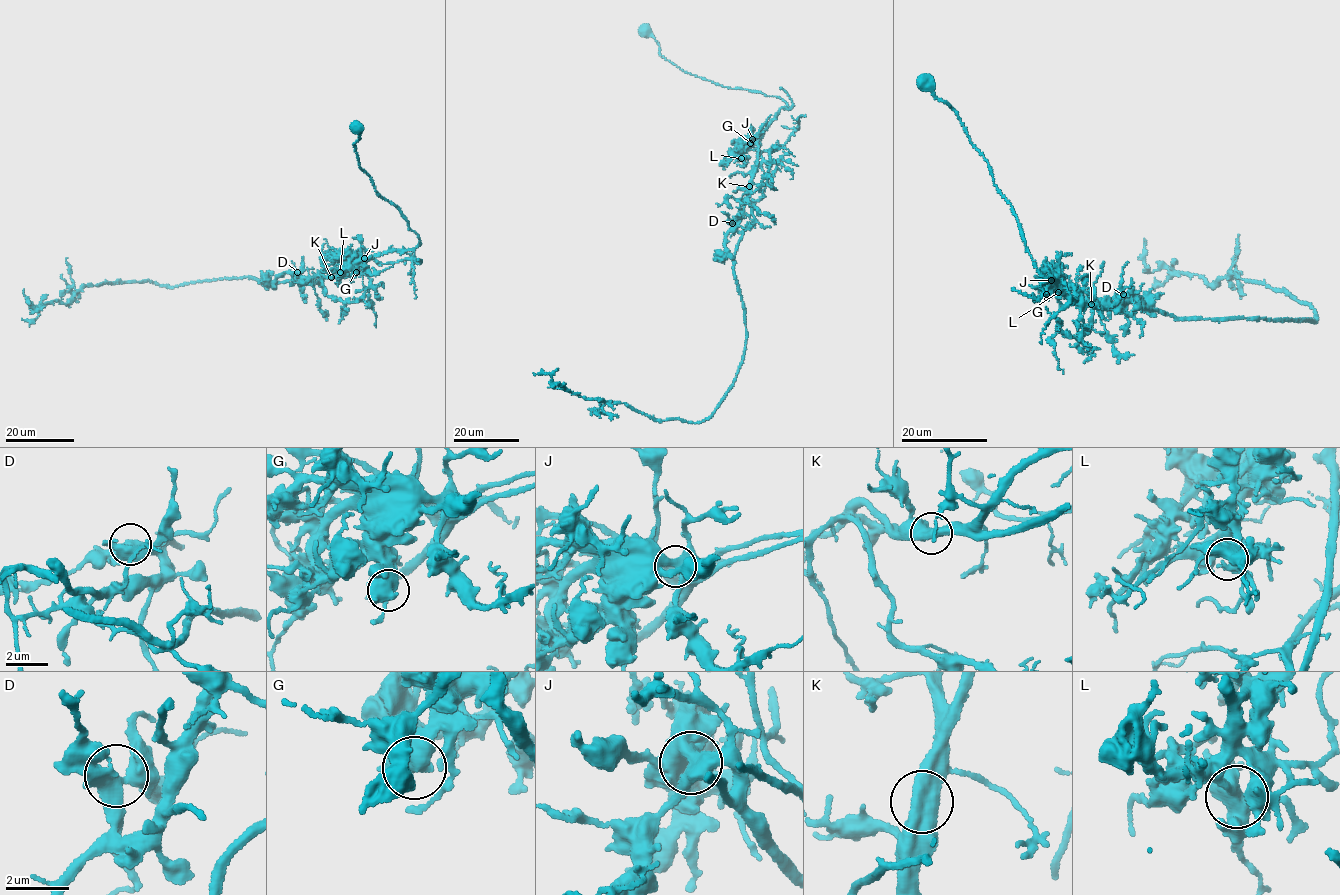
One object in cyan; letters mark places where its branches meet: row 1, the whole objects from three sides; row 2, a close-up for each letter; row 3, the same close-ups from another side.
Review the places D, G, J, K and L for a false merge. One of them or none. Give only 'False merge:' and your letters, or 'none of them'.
False merge: K

